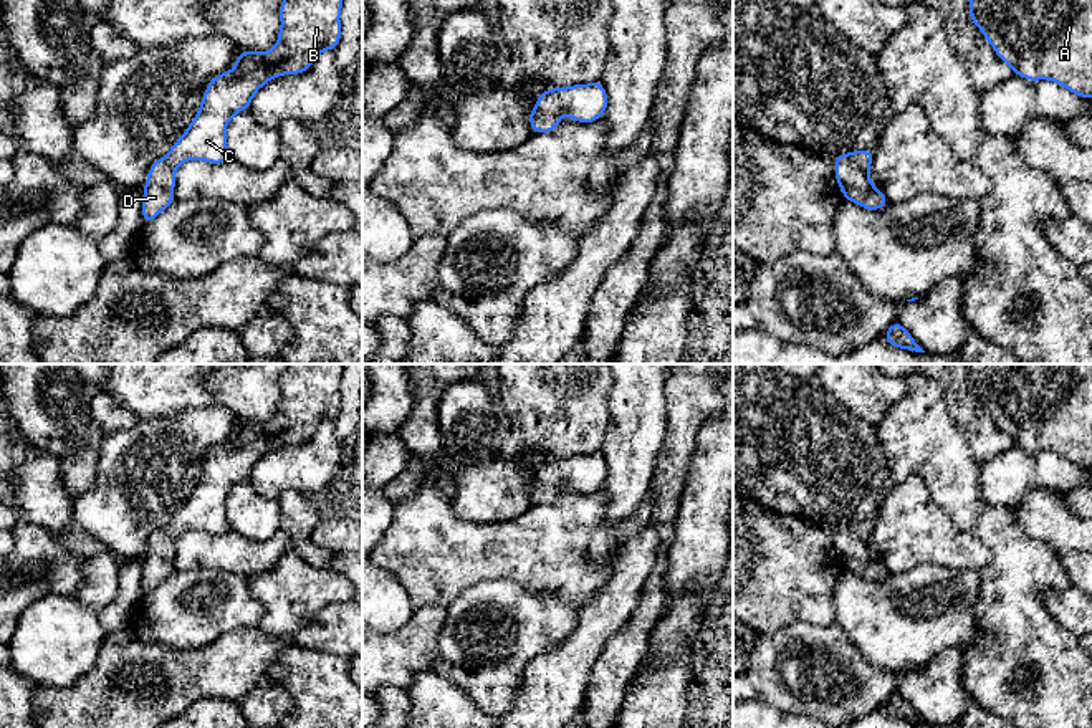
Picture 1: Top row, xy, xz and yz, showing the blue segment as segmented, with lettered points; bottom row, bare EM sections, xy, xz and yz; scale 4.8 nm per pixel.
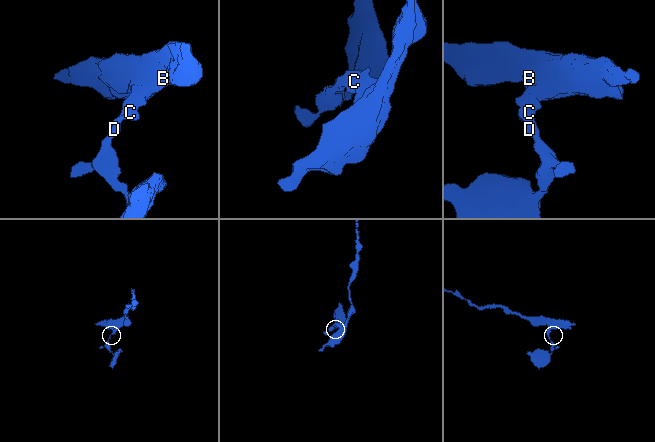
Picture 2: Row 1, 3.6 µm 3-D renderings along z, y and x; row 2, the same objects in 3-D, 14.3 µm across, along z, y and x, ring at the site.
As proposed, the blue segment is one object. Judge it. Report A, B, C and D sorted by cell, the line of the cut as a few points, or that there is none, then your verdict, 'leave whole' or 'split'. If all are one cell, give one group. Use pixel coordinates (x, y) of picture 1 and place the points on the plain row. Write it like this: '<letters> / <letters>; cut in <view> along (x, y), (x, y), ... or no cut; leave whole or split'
A B C D; no cut; leave whole

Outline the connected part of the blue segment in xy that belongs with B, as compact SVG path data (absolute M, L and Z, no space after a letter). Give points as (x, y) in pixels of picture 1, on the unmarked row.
M288 364L280 377L281 400L276 415L265 424L240 422L232 442L215 447L204 462L202 477L189 500L172 520L156 531L147 546L142 568L142 591L152 592L174 571L175 539L190 529L223 534L230 529L225 498L230 490L250 478L255 463L275 447L306 442L324 420L336 420L341 410L339 384L344 364Z

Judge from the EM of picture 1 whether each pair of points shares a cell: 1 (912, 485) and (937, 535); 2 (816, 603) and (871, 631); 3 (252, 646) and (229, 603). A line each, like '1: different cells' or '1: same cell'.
1: same cell
2: different cells
3: different cells

